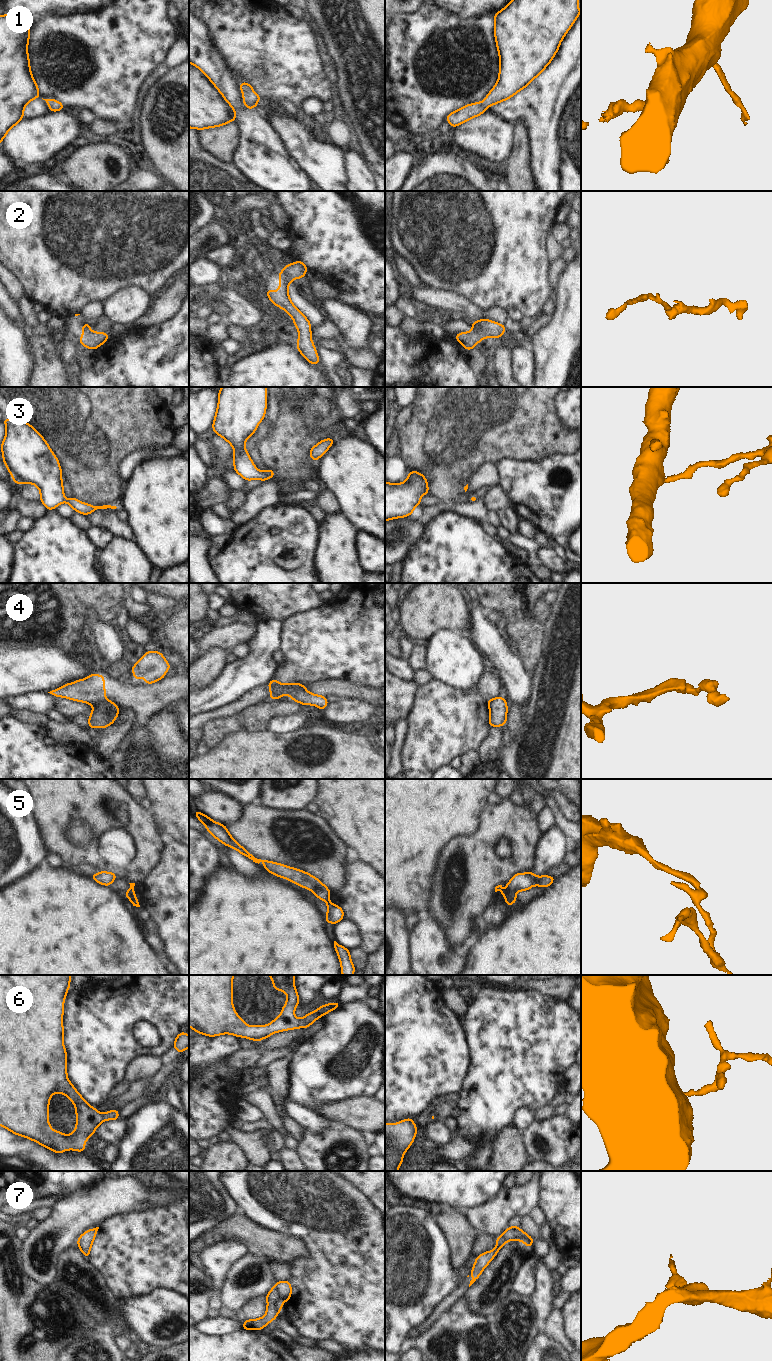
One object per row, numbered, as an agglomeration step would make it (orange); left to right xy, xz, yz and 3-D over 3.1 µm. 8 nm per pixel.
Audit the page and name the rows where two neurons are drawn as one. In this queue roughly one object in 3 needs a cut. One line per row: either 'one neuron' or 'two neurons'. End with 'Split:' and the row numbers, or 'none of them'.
1: one neuron
2: one neuron
3: one neuron
4: two neurons
5: two neurons
6: one neuron
7: two neurons
Split: 4, 5, 7

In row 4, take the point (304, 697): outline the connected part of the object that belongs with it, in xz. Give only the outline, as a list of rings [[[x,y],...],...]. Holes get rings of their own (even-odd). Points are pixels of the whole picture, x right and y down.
[[[306,689],[296,691],[296,701],[302,705],[314,705],[320,710],[324,710],[329,704],[326,697],[315,695]]]

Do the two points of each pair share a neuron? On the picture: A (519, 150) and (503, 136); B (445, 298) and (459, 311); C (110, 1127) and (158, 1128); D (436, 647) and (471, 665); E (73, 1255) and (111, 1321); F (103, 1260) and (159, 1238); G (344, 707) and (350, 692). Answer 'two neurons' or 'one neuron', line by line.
A: two neurons
B: one neuron
C: two neurons
D: one neuron
E: one neuron
F: one neuron
G: two neurons

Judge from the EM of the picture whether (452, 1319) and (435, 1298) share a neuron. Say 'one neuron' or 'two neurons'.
two neurons

